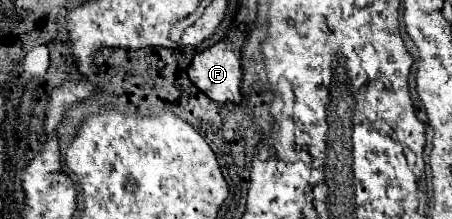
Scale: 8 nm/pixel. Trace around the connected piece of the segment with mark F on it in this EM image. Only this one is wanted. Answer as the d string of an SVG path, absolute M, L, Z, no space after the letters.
M227 36L223 40L219 40L217 44L213 44L211 48L197 52L187 68L187 74L191 78L191 82L203 90L211 100L215 102L239 102L241 100L241 92L239 92L239 84L241 84L241 62L239 62L239 54L241 54L241 46L243 40L227 40Z

